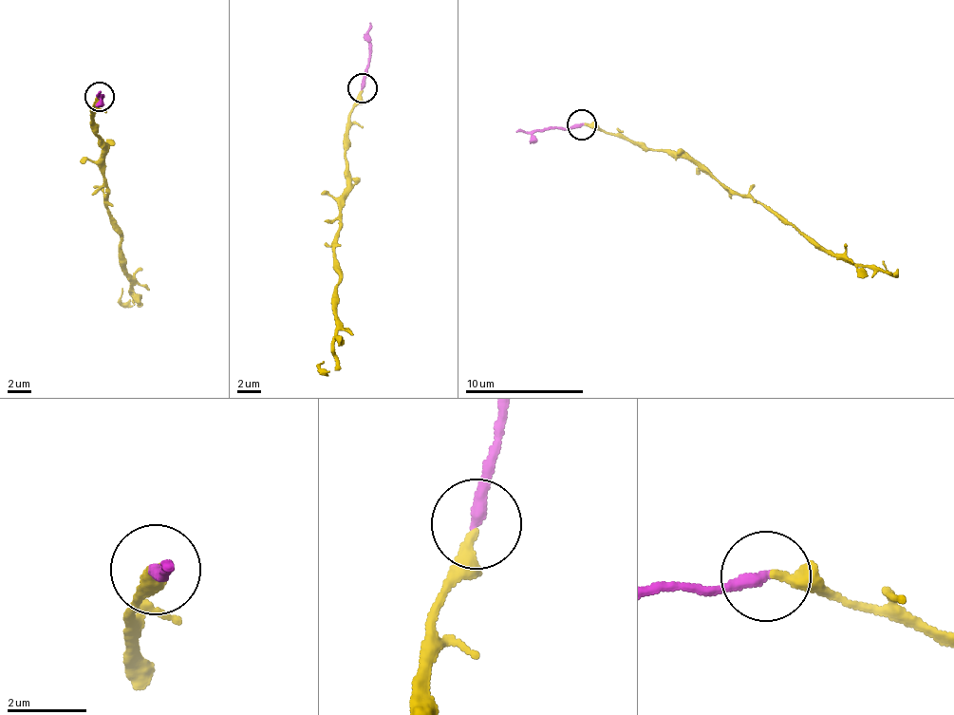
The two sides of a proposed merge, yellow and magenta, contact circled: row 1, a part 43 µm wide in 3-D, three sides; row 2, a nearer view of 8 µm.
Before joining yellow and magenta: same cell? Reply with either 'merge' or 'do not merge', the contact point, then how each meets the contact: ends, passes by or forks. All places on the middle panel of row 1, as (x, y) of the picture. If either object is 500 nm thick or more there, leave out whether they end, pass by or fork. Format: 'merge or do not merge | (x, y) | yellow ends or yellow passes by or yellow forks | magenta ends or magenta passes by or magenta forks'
merge | (362, 88) | yellow ends | magenta ends

